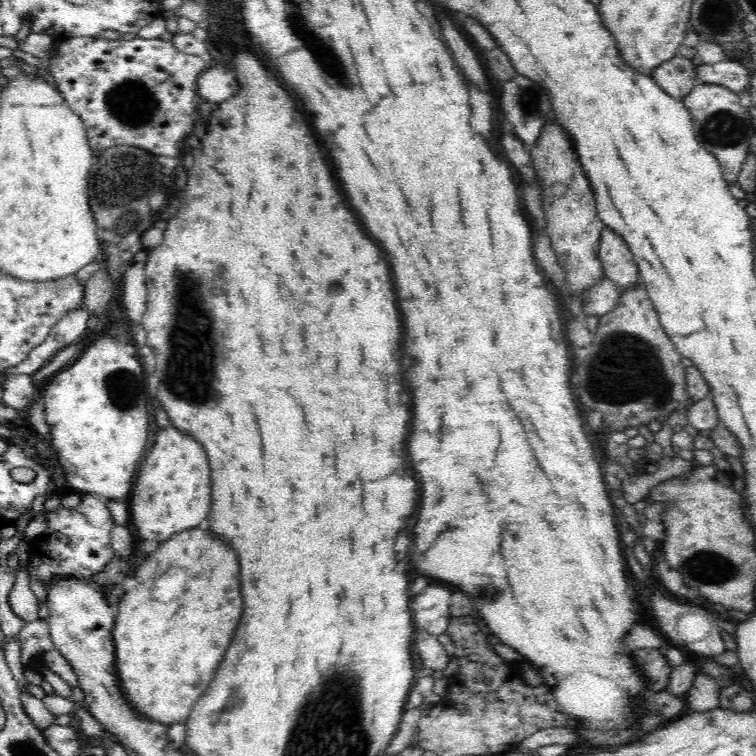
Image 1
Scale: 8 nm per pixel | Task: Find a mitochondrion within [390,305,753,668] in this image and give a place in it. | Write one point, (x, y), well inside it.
(718, 566)

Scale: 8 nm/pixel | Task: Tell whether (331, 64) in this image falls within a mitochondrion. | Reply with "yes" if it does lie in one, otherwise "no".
yes

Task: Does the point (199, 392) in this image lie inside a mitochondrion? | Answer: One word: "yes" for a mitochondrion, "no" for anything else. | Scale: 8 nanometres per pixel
yes

